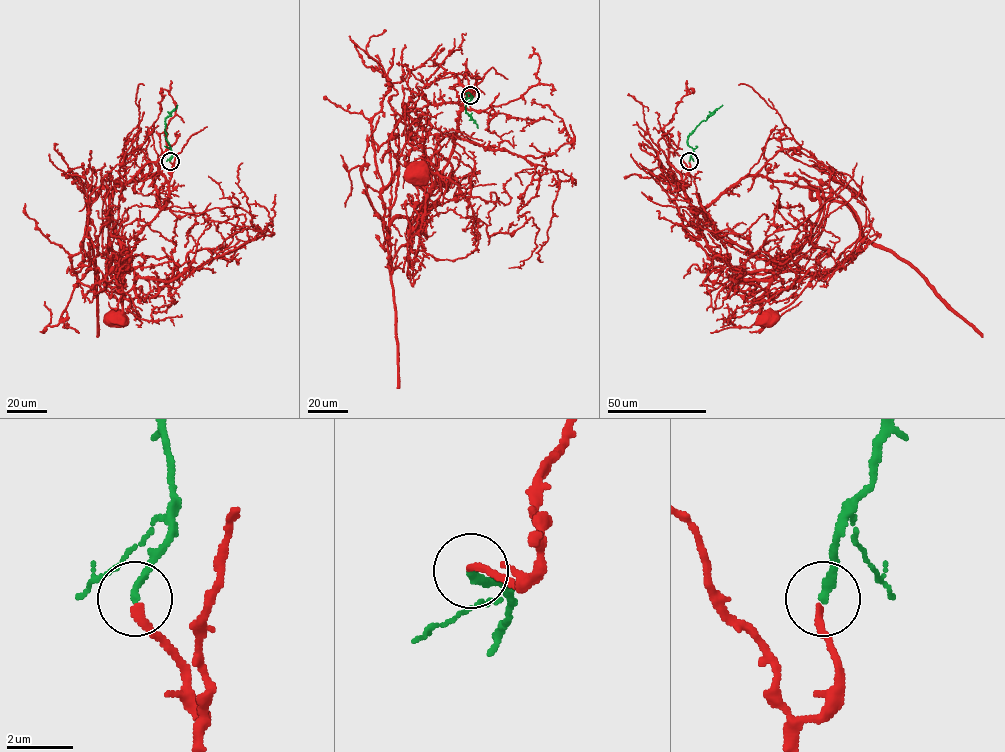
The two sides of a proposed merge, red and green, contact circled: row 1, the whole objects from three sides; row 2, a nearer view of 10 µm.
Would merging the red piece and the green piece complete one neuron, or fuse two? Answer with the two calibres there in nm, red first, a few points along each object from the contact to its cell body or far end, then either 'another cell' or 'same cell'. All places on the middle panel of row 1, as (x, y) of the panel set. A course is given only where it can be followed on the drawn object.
240/240 nm | red via (470, 95), (469, 89), (449, 161), (415, 209), (411, 225), (435, 182), (423, 164), (416, 175) | green via (470, 95), (472, 98), (466, 94), (465, 112), (478, 128) | same cell

